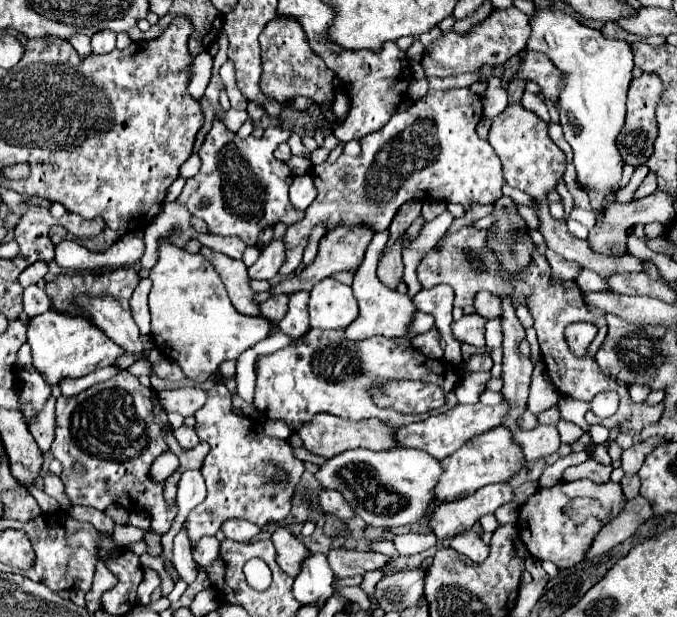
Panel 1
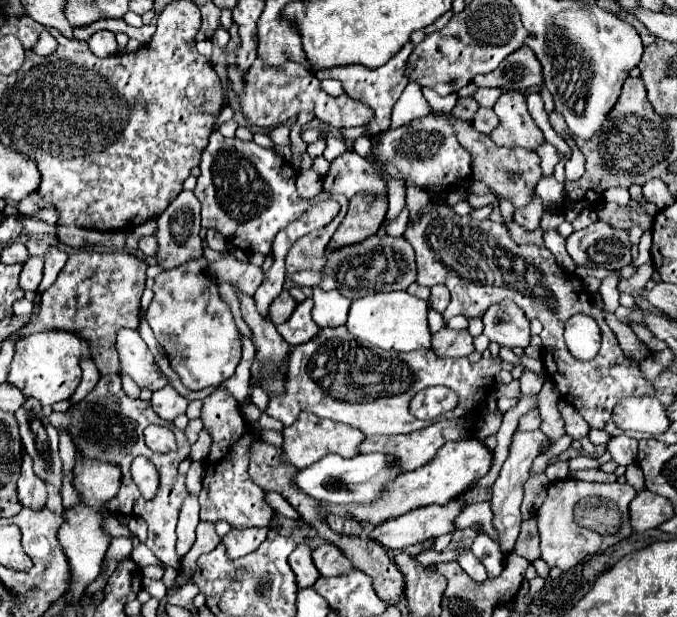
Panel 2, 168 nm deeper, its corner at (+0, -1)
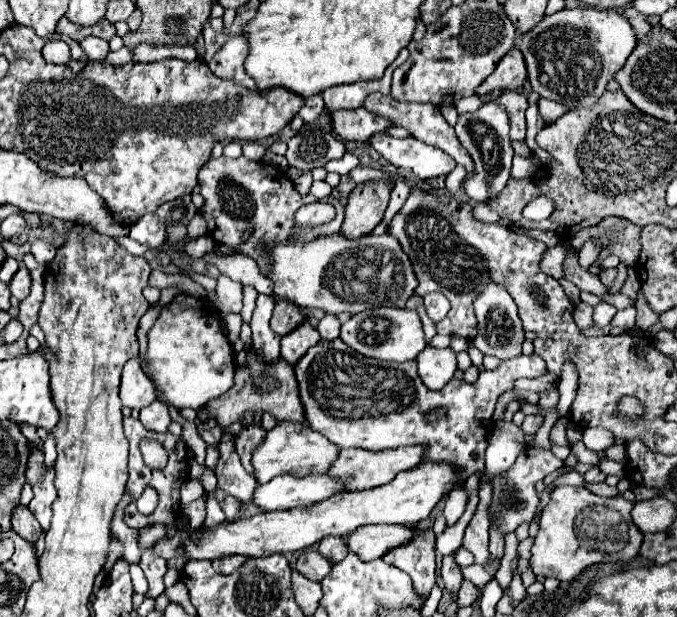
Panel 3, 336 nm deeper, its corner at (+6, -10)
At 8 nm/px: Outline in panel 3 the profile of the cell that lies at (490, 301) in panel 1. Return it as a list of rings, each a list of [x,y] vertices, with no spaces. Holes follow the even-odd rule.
[[[489,282],[475,300],[475,314],[477,314],[479,326],[477,326],[477,336],[473,338],[471,344],[481,354],[489,354],[499,360],[509,360],[509,358],[521,356],[523,328],[521,328],[521,320],[517,316],[517,304],[513,302],[513,298],[505,290],[505,286]]]

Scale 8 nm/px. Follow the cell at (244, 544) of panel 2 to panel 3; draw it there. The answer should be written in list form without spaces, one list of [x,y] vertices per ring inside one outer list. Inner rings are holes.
[[[227,556],[227,558],[215,560],[215,562],[213,562],[213,568],[215,568],[219,574],[233,574],[245,560],[247,560],[245,556]]]

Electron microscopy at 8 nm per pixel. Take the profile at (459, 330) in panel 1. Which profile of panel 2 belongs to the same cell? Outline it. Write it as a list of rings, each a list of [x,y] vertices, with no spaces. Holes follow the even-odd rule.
[[[443,327],[433,335],[433,347],[439,357],[467,357],[475,351],[473,337],[467,329],[455,331],[451,327]]]

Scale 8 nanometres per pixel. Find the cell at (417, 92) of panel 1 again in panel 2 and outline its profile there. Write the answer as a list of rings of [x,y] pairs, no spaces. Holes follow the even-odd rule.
[[[427,87],[423,89],[423,95],[429,101],[429,105],[431,105],[433,111],[443,111],[443,113],[449,113],[455,107],[455,101],[457,101],[457,95],[441,97],[439,93],[435,93],[433,89],[427,89]]]

